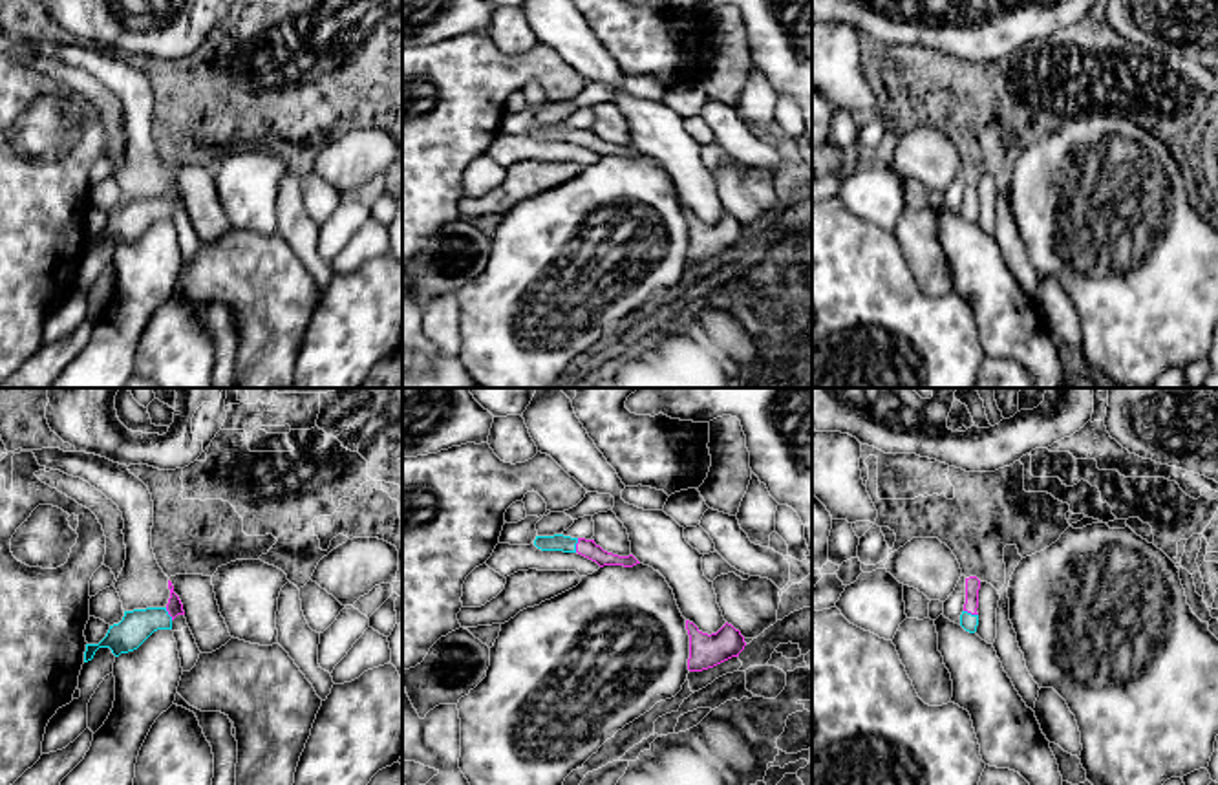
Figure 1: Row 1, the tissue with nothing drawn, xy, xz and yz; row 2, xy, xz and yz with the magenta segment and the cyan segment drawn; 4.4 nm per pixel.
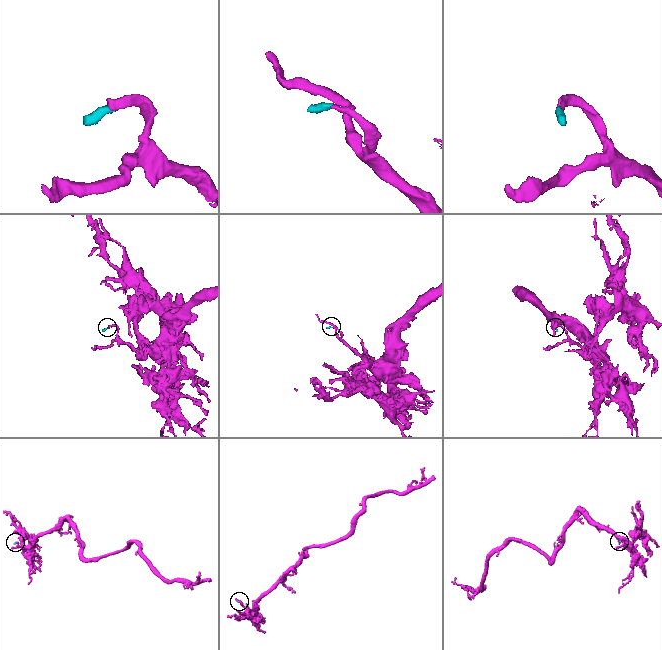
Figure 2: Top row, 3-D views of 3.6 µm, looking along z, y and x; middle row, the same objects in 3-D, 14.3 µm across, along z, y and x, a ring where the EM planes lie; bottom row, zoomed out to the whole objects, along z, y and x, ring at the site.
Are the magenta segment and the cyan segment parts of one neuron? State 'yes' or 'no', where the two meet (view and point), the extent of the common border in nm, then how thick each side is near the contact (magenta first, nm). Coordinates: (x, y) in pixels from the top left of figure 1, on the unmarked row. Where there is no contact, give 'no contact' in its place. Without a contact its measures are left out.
yes | xz (576, 136) | 70 nm | 80/80 nm

